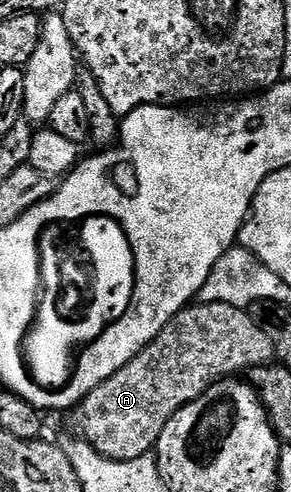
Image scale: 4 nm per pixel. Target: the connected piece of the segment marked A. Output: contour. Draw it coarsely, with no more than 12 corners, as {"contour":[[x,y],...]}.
{"contour":[[184,307],[72,412],[108,459],[150,454],[221,379],[274,362],[244,307]]}

